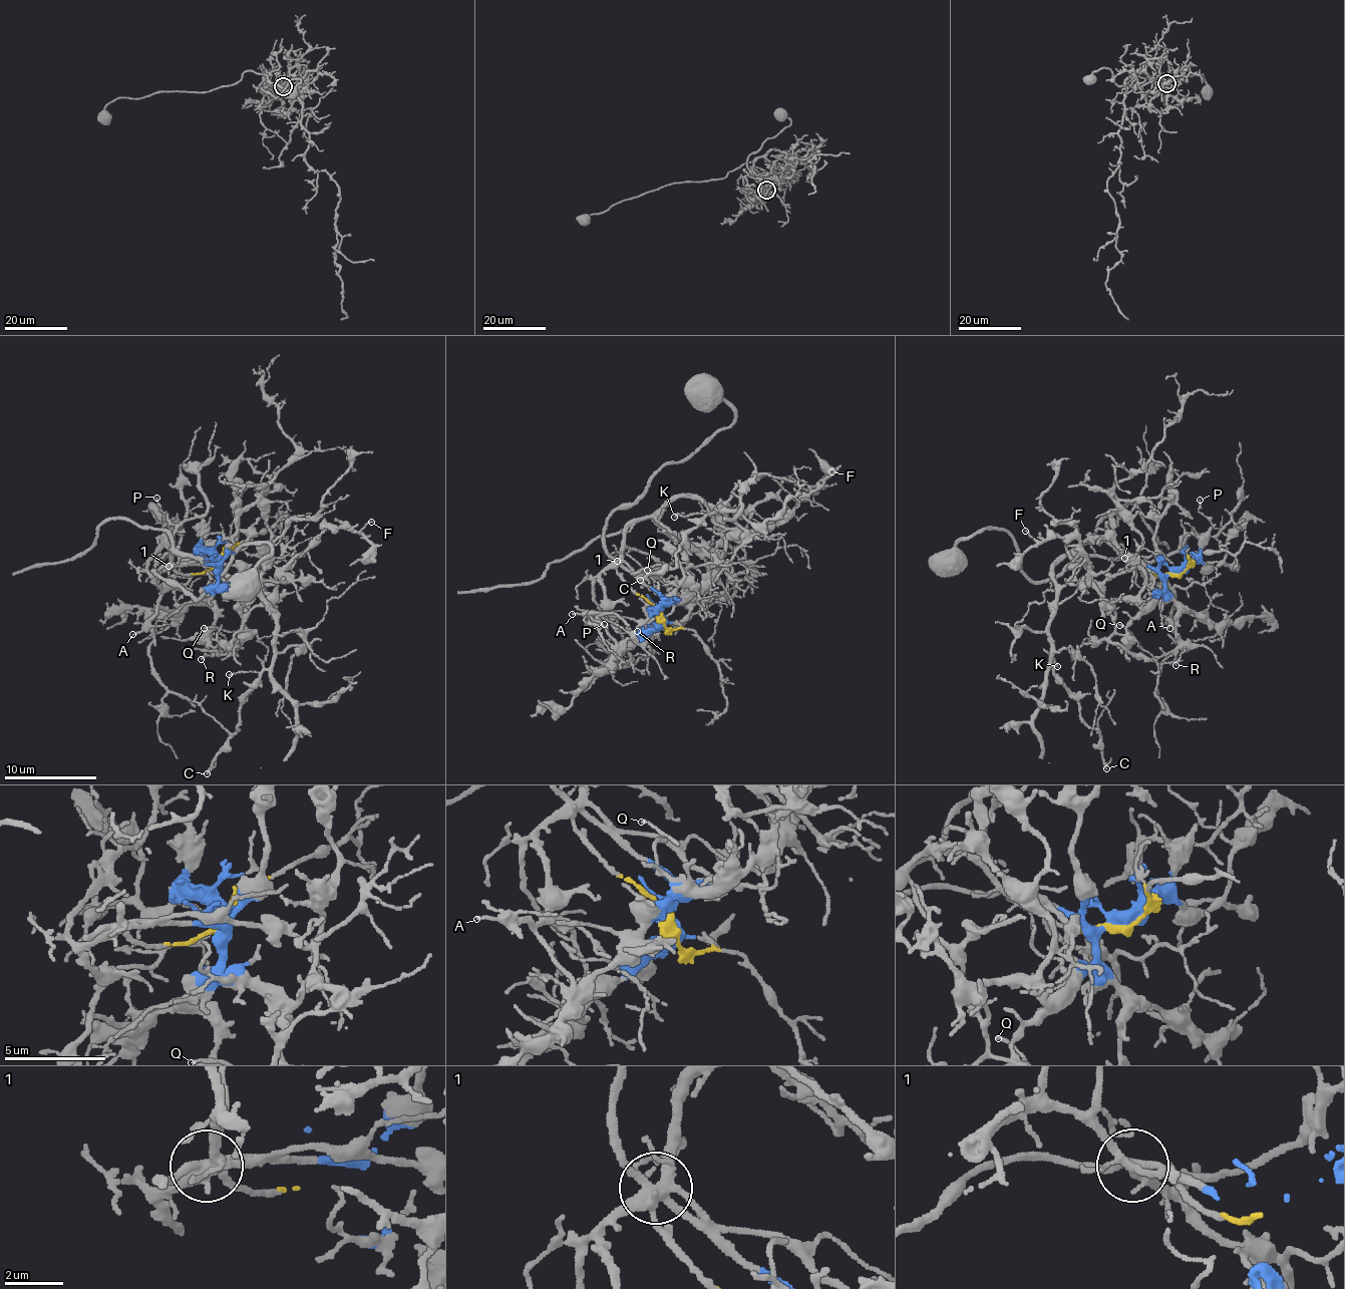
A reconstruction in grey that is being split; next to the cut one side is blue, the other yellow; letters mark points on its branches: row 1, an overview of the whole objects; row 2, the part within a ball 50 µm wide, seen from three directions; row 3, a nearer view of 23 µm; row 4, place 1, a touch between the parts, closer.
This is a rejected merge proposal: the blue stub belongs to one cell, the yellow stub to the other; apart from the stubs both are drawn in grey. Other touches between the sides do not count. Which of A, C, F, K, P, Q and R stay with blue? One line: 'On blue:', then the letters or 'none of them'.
On blue: F, P, Q, R

